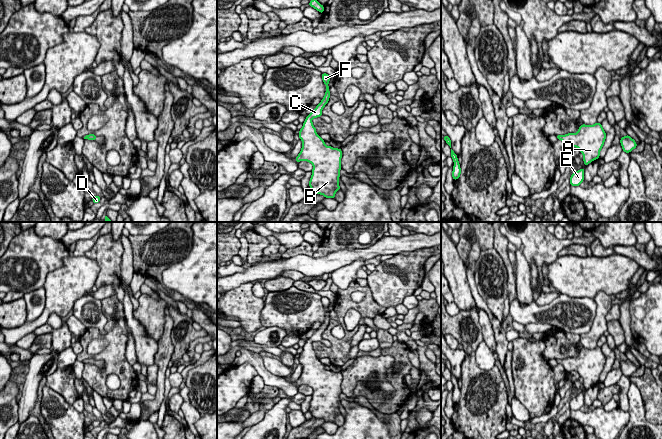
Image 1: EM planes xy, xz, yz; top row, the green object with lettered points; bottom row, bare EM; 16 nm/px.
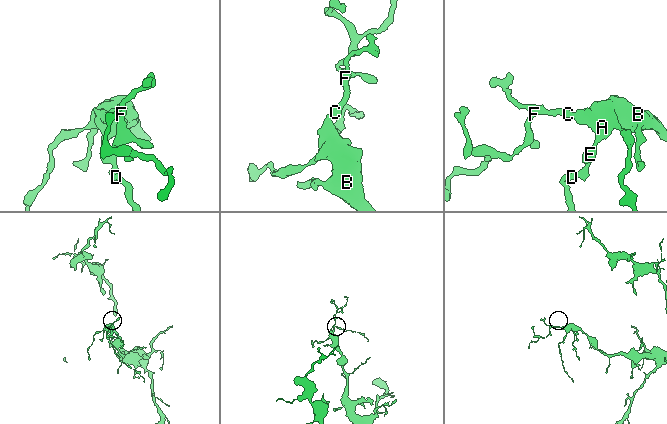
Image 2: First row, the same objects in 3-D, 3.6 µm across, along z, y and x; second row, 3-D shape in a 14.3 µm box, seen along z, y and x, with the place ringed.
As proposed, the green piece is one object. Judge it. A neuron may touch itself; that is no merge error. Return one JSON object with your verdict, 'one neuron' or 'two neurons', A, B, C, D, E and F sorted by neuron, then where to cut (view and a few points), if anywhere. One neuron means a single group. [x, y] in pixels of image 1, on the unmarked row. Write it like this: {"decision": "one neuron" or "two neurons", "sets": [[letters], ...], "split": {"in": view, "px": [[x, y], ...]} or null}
{"decision": "one neuron", "sets": [["A", "B", "C", "D", "E", "F"]], "split": null}

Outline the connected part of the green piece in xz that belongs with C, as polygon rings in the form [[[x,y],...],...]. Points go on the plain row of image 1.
[[[322,297],[321,301],[326,309],[325,320],[317,331],[307,339],[303,351],[299,354],[299,362],[303,368],[295,385],[308,385],[313,389],[309,405],[312,417],[321,418],[325,422],[335,422],[336,416],[340,414],[338,402],[340,401],[339,395],[342,393],[342,374],[326,370],[324,364],[316,357],[316,352],[312,347],[313,342],[322,340],[322,333],[328,327],[331,319],[328,310],[329,299]]]

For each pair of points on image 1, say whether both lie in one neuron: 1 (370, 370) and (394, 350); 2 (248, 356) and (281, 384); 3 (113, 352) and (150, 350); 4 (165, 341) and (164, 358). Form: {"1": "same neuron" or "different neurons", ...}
{"1": "different neurons", "2": "same neuron", "3": "different neurons", "4": "same neuron"}

